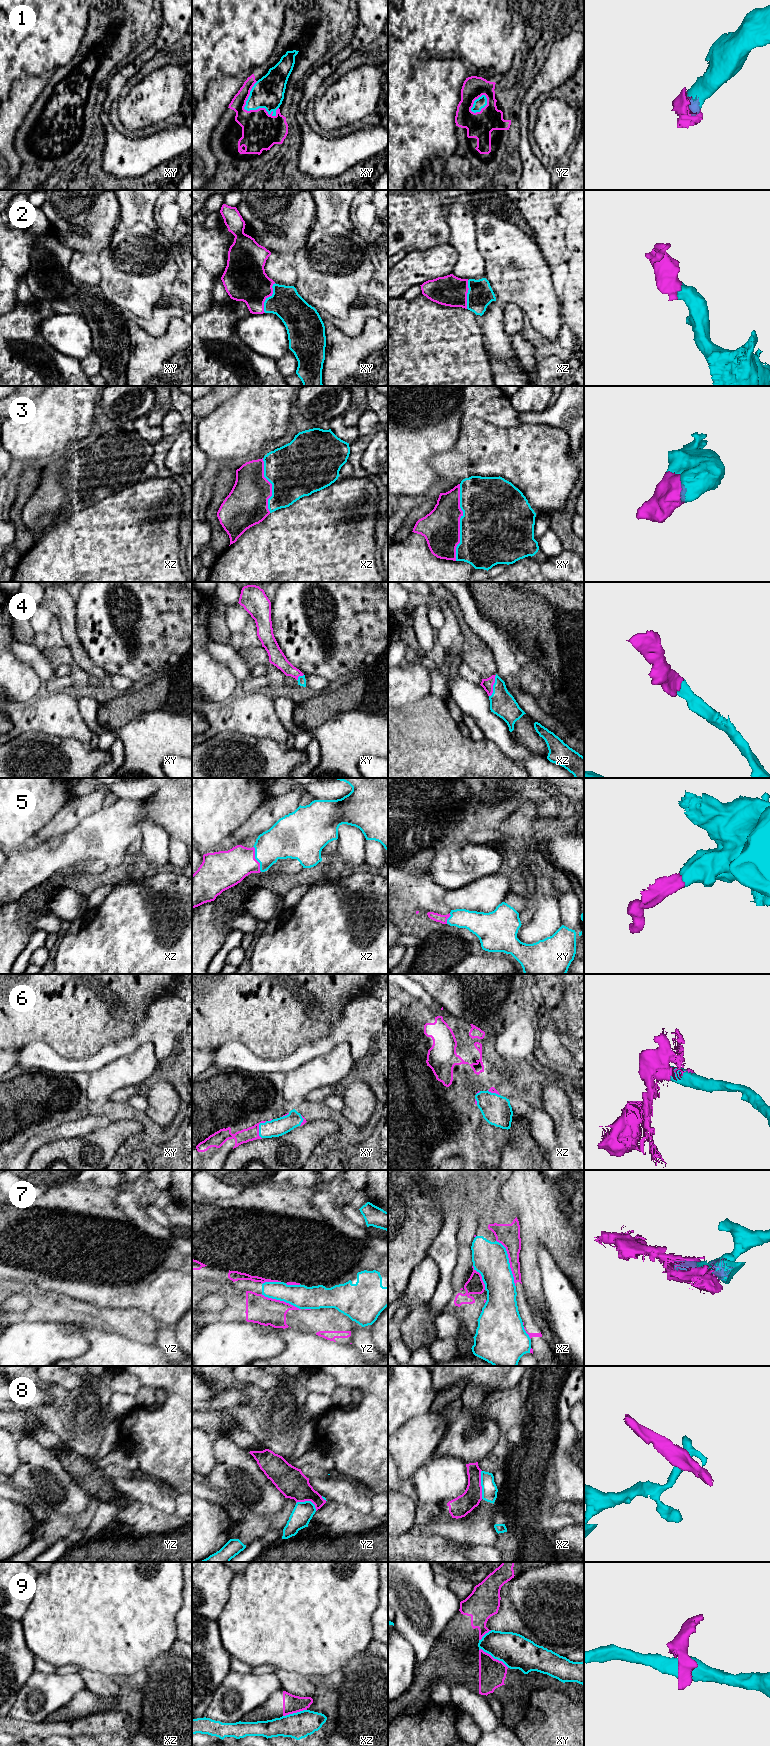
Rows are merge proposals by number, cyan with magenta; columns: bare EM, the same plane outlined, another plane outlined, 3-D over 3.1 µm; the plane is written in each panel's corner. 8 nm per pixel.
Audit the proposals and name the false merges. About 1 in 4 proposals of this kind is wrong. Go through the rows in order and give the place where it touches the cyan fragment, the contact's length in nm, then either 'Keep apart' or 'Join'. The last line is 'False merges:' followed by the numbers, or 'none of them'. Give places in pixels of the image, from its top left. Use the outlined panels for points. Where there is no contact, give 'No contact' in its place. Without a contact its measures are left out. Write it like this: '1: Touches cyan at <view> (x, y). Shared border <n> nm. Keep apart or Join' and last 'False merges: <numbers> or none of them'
1: Touches cyan at xy (247, 110). Shared border 320 nm. Join
2: Touches cyan at xy (267, 298). Shared border 260 nm. Join
3: Touches cyan at xy (460, 522). Shared border 600 nm. Join
4: Touches cyan at xz (493, 686). Shared border 190 nm. Join
5: Touches cyan at xz (255, 858). Shared border 220 nm. Join
6: Touches cyan at xy (259, 1128). Shared border 150 nm. Join
7: Touches cyan at xz (509, 1263). Shared border 400 nm. Keep apart
8: Touches cyan at xz (481, 1484). Shared border 240 nm. Keep apart
9: Touches cyan at xy (494, 1658). Shared border 280 nm. Keep apart
False merges: 7, 8, 9

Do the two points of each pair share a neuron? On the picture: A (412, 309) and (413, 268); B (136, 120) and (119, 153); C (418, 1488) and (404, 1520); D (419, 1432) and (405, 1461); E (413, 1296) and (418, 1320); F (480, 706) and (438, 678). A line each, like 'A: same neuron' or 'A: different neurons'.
A: different neurons
B: different neurons
C: different neurons
D: same neuron
E: different neurons
F: different neurons

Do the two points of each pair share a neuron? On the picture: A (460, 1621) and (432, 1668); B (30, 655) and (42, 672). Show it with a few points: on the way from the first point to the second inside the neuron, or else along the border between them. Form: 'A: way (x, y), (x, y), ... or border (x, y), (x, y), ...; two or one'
A: way (460, 1633), (460, 1639), (444, 1656); one
B: way (34, 659), (42, 668); one

